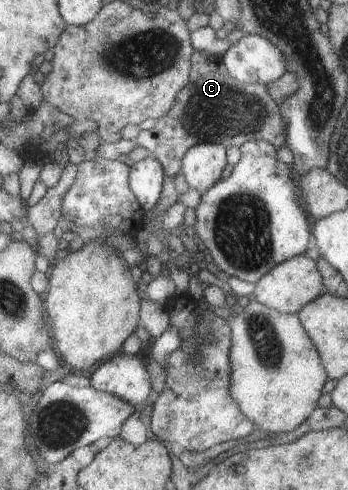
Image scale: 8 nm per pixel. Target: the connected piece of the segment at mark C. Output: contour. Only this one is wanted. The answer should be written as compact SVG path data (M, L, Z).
M195 51L192 63L189 83L174 101L170 113L160 117L154 129L141 130L136 138L139 146L162 163L165 173L171 177L182 173L186 151L197 144L214 143L226 149L239 148L248 141L266 141L275 149L285 145L286 123L282 123L278 104L271 99L266 86L233 79L220 56Z

